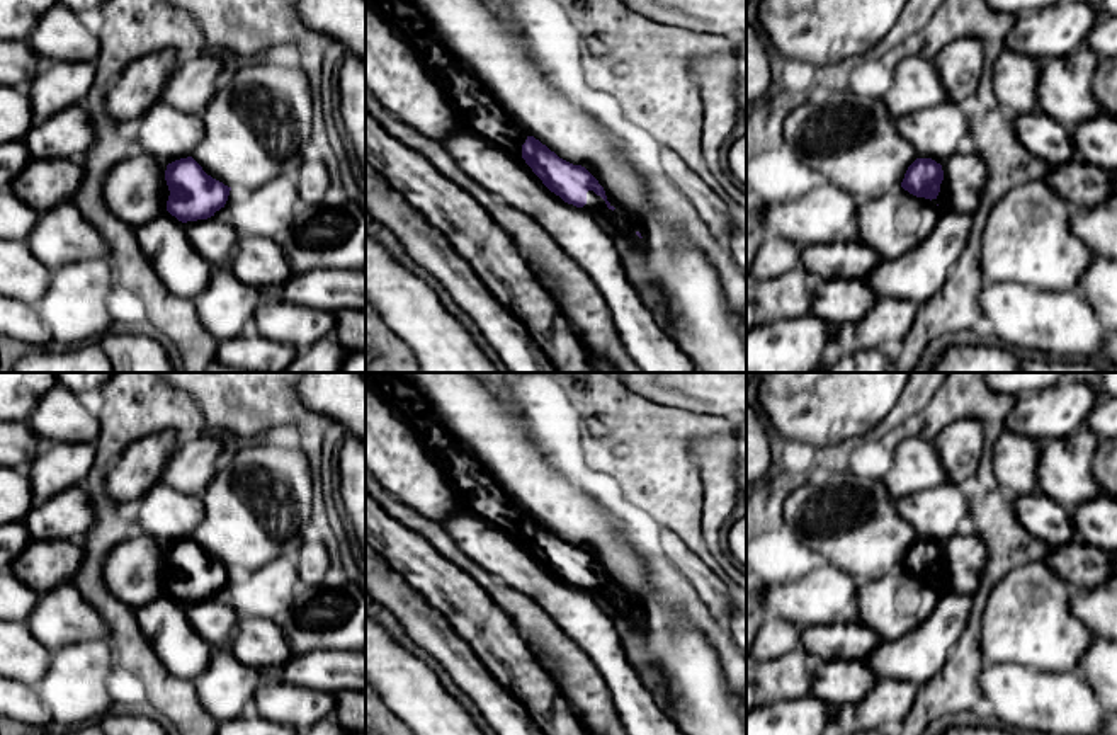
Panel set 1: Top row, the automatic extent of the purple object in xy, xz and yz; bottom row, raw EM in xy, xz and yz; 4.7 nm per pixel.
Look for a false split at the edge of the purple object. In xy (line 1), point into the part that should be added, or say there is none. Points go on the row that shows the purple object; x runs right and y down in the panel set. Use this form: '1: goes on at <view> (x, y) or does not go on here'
1: does not go on here

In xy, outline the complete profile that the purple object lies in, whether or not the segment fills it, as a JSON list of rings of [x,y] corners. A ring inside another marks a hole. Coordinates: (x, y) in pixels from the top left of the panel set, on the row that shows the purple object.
[[[192,157],[168,163],[165,180],[170,191],[167,211],[182,223],[214,216],[224,208],[231,191],[207,175]]]

